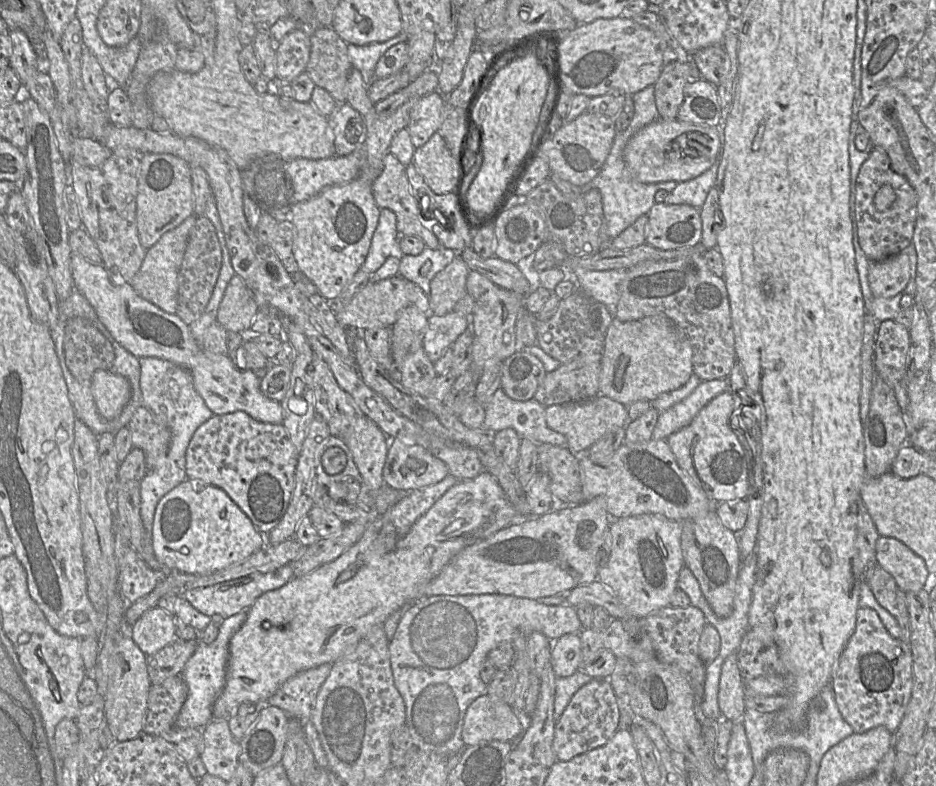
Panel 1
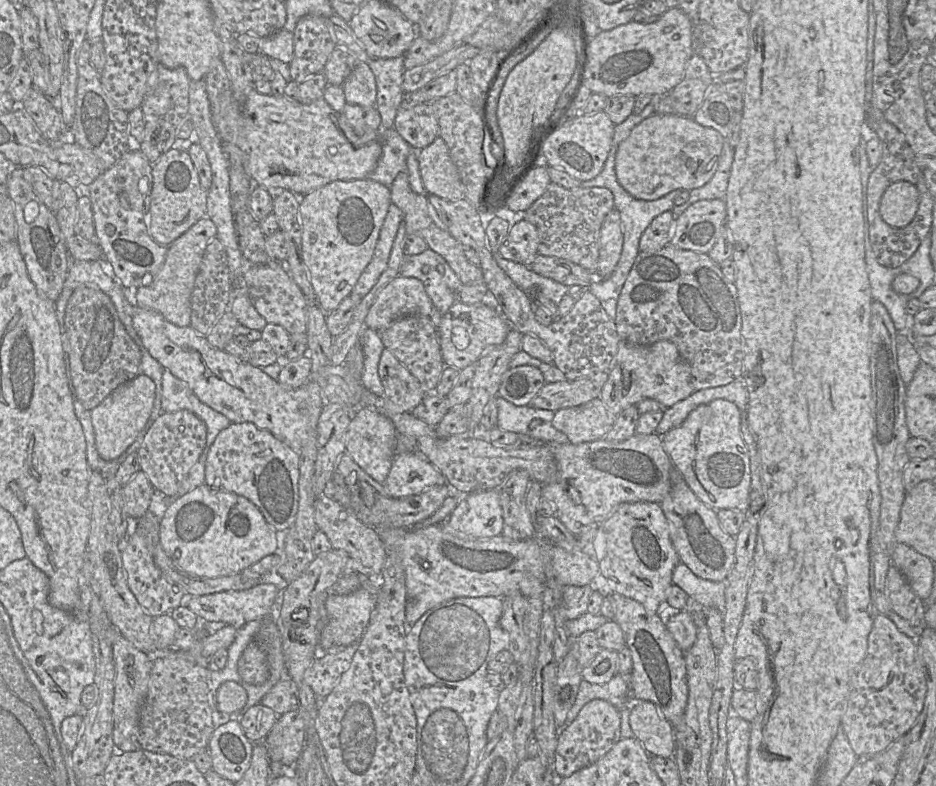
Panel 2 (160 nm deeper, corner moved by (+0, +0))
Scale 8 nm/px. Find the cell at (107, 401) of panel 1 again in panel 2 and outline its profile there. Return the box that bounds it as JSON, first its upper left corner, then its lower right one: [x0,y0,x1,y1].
[91,375,155,461]

